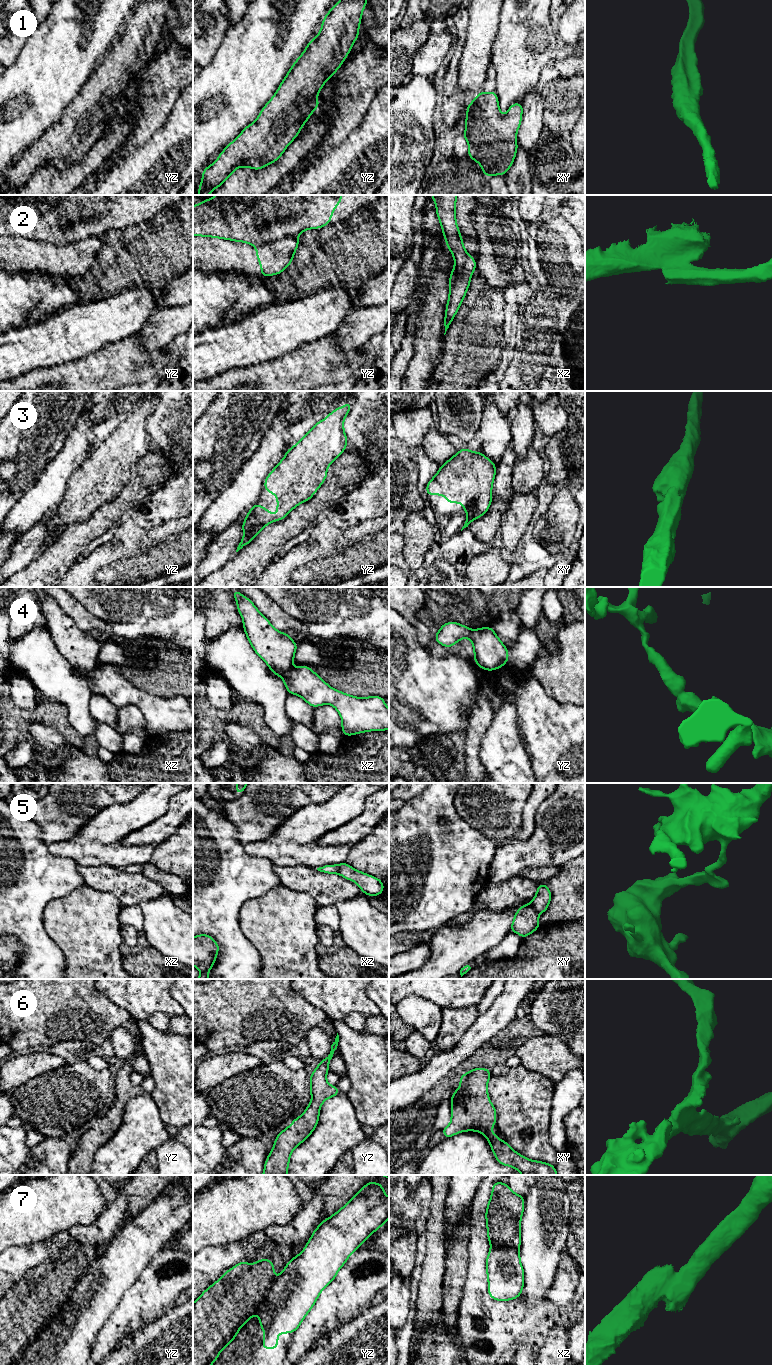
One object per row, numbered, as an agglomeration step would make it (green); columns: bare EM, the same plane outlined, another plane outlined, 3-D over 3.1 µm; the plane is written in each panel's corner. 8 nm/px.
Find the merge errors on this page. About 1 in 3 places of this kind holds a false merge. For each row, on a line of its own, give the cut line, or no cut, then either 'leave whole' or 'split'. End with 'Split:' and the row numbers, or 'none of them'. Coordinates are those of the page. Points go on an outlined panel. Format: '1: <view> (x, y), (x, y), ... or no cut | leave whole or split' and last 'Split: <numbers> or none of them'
1: no cut | leave whole
2: yz (296, 237), (289, 236), (265, 240), (255, 246) | split
3: no cut | leave whole
4: no cut | leave whole
5: xy (530, 904), (539, 913) | split
6: no cut | leave whole
7: yz (277, 1278), (266, 1295), (266, 1299), (258, 1307), (257, 1312) | split
Split: 2, 5, 7

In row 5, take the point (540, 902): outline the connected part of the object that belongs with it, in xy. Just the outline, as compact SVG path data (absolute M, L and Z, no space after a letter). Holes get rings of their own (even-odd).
M538 884L537 893L531 901L531 905L535 911L539 914L545 912L548 909L550 901L551 892L547 884Z

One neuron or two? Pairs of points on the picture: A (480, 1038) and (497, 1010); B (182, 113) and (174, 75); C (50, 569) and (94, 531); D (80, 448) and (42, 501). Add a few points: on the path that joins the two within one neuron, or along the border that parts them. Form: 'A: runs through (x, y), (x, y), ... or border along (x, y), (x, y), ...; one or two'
A: runs through (482, 1031), (496, 1017); one
B: border along (182, 91), (172, 110), (166, 116); two
C: runs through (61, 558), (83, 536); one
D: runs through (67, 461), (56, 474), (50, 488); one

